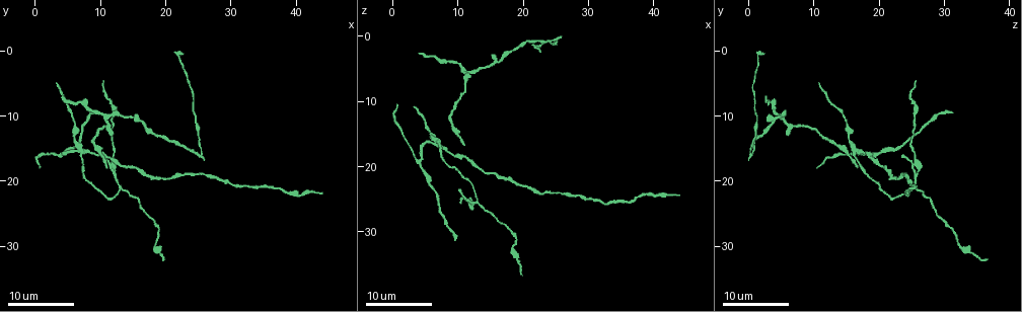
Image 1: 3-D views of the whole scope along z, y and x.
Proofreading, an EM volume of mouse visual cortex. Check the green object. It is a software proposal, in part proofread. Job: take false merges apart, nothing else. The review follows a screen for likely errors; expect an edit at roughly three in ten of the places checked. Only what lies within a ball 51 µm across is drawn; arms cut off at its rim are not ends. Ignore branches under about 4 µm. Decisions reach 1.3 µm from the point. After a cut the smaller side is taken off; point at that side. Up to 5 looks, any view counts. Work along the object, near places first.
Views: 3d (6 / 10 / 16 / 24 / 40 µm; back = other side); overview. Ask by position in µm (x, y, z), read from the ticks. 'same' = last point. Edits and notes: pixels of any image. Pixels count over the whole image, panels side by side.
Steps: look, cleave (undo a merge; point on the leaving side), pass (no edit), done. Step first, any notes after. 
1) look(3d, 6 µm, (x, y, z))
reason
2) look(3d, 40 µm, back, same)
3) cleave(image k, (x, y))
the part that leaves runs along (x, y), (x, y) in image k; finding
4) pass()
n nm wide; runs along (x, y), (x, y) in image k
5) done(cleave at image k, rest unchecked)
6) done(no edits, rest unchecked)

look(3d, 24 µm, (25.5, 15.0, 0.5))
a narrow waist

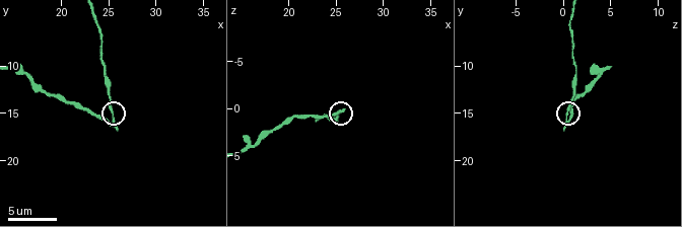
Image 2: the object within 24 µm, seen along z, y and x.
look(3d, 6 µm, (25.2, 15.2, 0.6))

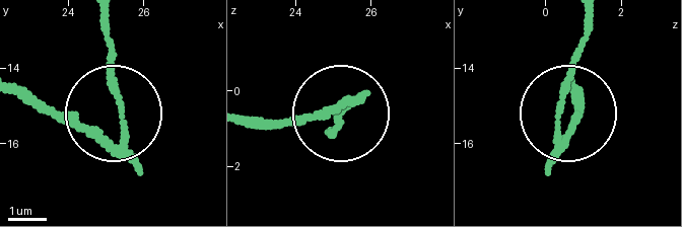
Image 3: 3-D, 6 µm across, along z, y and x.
look(3d, 6 µm, back, (25.40, 15.10, 0.35))
other side

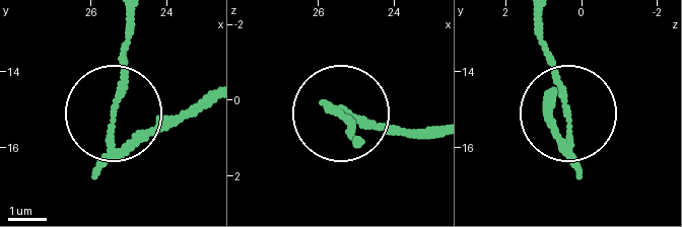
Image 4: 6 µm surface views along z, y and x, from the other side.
cleave(image 4, (118, 96))
the part that leaves runs along (111, 149), (130, 16) in image 4; a second neuron is stuck on

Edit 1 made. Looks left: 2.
look(3d, 24 µm, (3.5, 16.0, 19.5))
small branch off a trunk

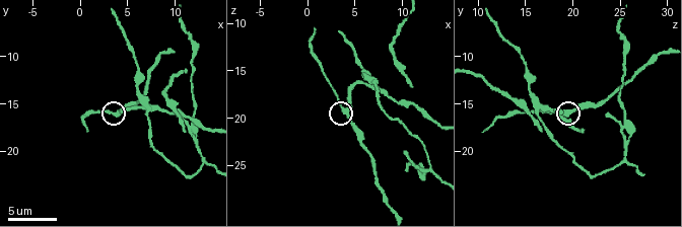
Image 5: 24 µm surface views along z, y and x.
look(3d, 10 µm, (4.0, 16.4, 19.4))

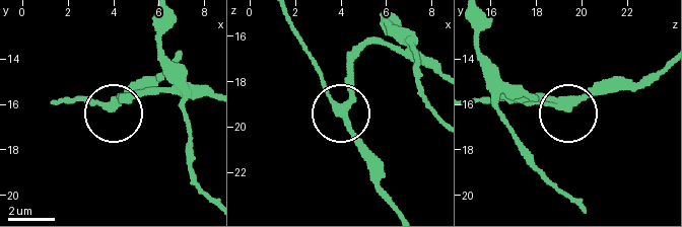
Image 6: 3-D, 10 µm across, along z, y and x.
pass()
side arm 11 µm; 3 arms; all the same neuron

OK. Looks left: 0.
done(cleave at image 4, rest unchecked)

